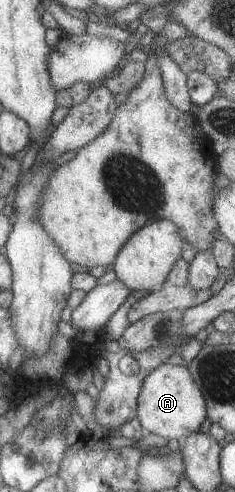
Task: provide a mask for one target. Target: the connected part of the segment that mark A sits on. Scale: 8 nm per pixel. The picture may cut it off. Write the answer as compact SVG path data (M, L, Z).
M165 362L145 378L139 396L137 418L147 433L179 442L200 430L207 418L207 410L204 395L195 385L187 365L174 366Z

